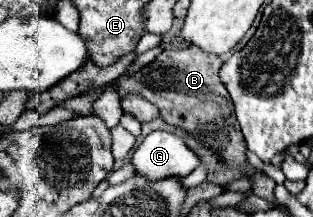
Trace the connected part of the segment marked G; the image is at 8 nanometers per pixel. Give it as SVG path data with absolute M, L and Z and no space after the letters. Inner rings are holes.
M152 131L150 135L144 137L144 141L134 149L132 163L136 167L136 173L148 177L148 179L164 179L164 177L186 177L190 175L198 165L200 159L198 155L184 143L182 137L170 133L170 131Z

